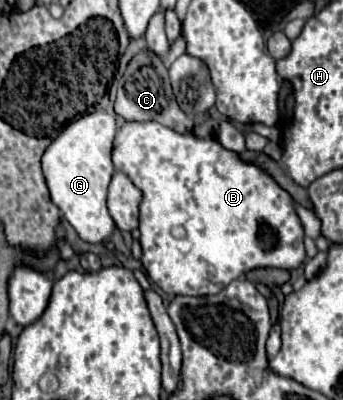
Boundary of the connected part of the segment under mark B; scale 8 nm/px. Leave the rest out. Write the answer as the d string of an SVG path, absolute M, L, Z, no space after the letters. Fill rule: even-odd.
M125 122L125 126L117 132L115 136L115 148L113 148L113 164L115 170L121 170L131 178L131 182L143 192L143 202L141 202L141 214L139 214L139 230L141 230L141 248L143 256L141 262L149 274L149 278L167 294L183 294L183 296L211 296L219 294L229 282L239 278L241 274L255 270L255 268L283 268L283 270L295 270L305 262L305 248L303 248L303 226L293 210L293 198L271 178L267 176L261 168L241 162L237 152L225 150L217 138L195 138L193 134L177 134L169 130L167 126L159 122Z

